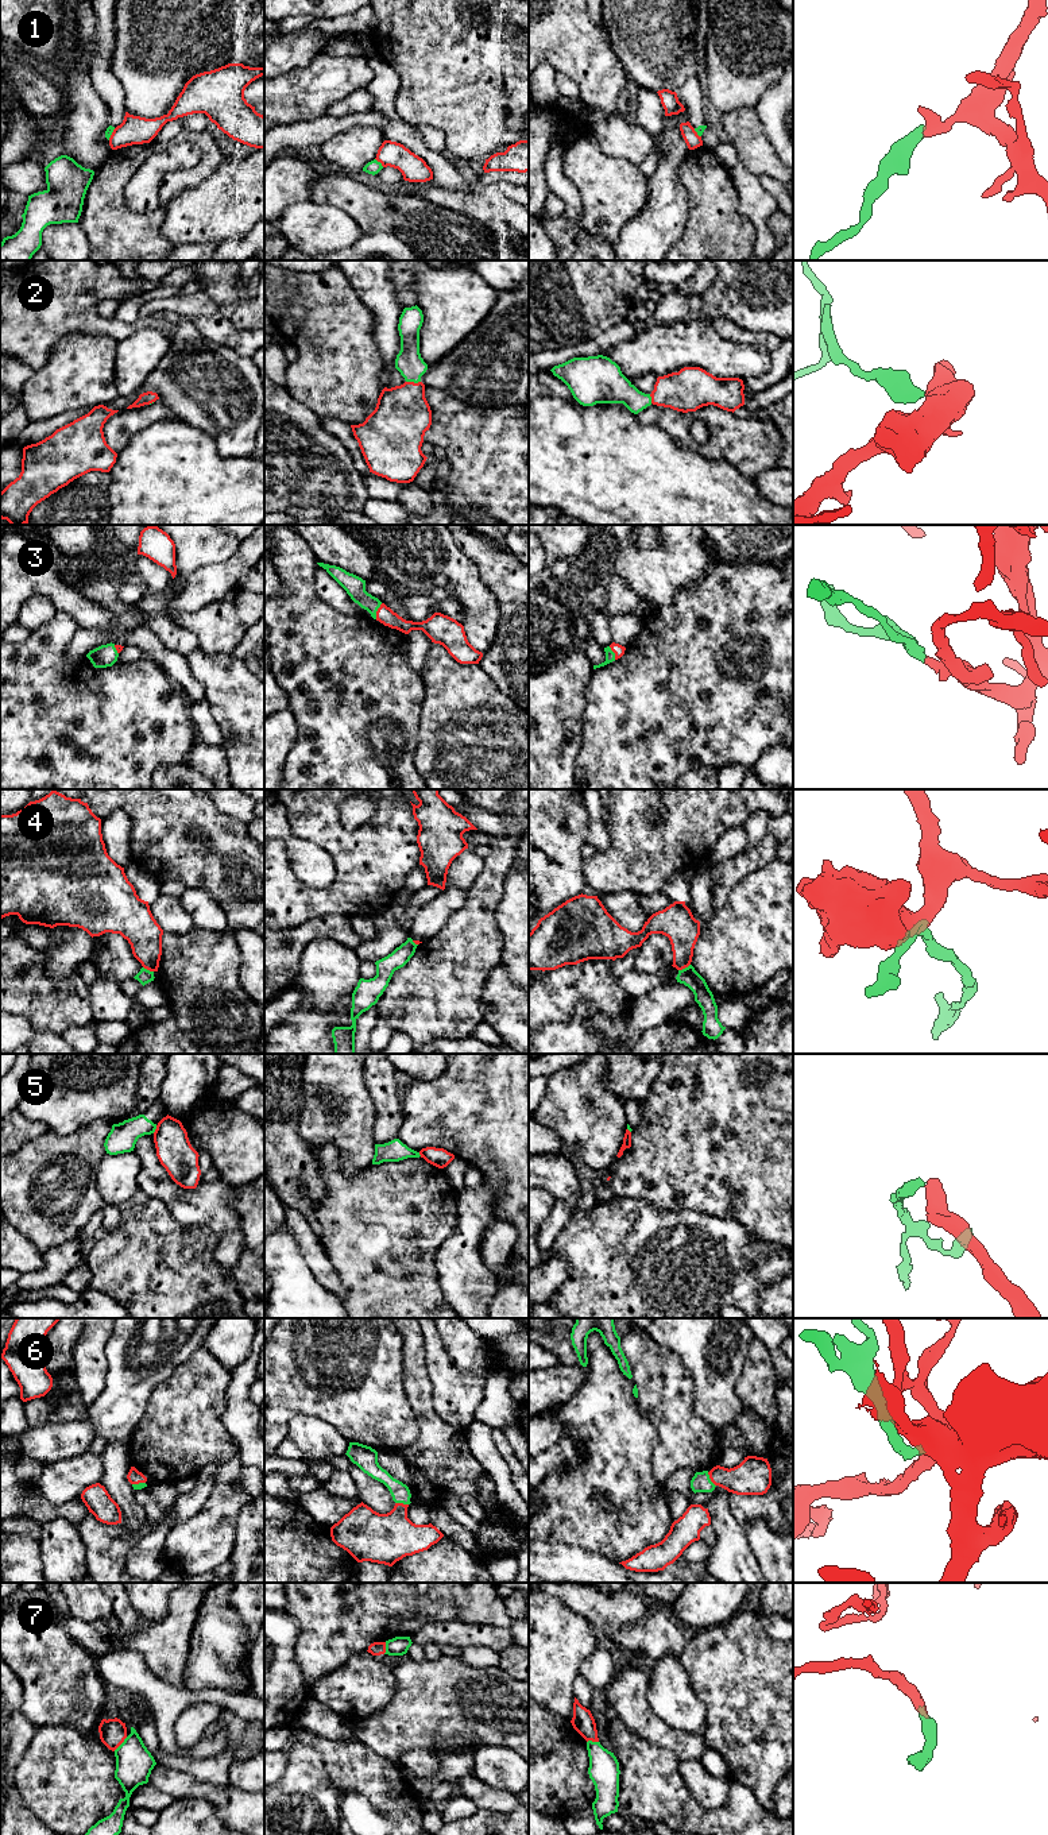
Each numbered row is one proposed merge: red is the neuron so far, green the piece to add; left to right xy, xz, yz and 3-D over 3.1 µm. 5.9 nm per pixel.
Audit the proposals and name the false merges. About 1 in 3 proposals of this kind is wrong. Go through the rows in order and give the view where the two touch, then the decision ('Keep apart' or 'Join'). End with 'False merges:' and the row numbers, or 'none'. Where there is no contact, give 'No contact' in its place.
1: Touches red in xz. Keep apart
2: Touches red in xz. Join
3: Touches red in xz. Join
4: Touches red in yz. Keep apart
5: Touches red in xy. Keep apart
6: Touches red in yz. Join
7: Touches red in xy. Join
False merges: 1, 4, 5

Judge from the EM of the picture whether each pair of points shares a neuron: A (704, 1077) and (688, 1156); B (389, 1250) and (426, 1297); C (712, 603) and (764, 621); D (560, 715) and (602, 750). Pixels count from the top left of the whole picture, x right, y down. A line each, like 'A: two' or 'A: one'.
A: one
B: one
C: one
D: two

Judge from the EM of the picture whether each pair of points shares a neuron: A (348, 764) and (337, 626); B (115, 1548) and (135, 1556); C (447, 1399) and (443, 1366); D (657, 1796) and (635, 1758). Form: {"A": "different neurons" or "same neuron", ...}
{"A": "same neuron", "B": "different neurons", "C": "same neuron", "D": "same neuron"}

